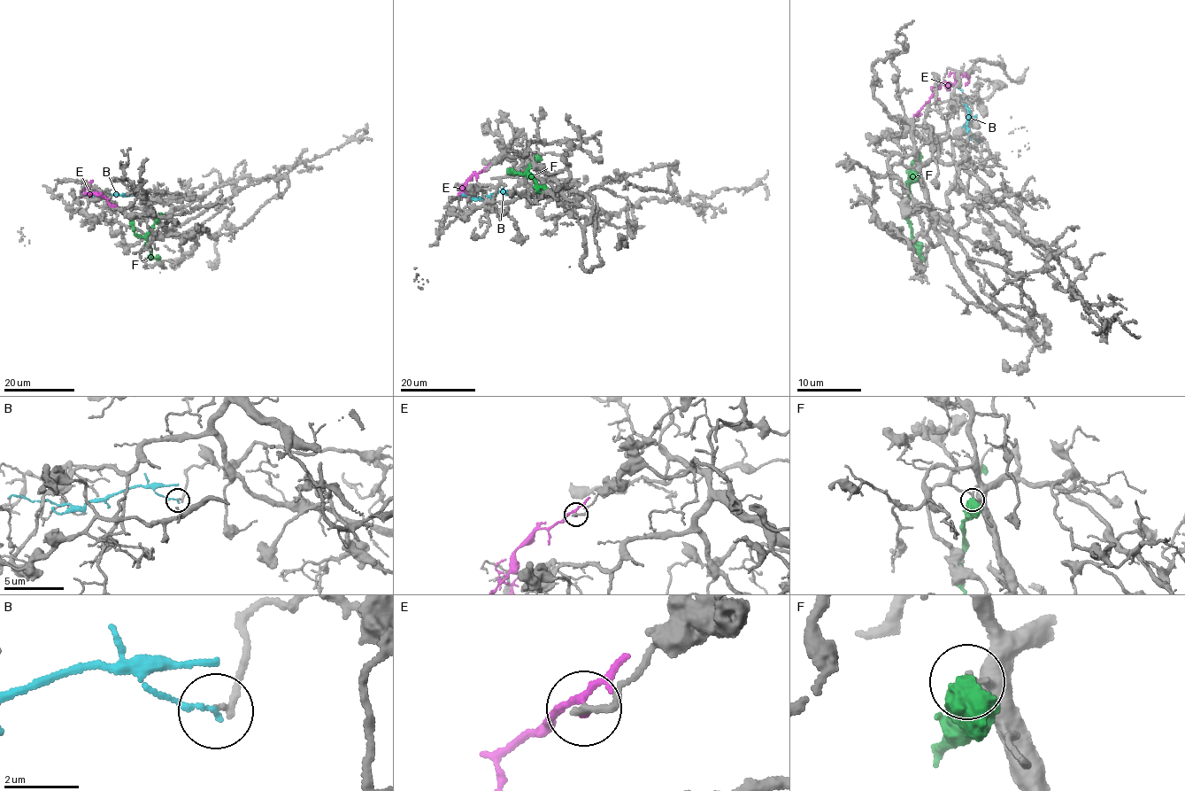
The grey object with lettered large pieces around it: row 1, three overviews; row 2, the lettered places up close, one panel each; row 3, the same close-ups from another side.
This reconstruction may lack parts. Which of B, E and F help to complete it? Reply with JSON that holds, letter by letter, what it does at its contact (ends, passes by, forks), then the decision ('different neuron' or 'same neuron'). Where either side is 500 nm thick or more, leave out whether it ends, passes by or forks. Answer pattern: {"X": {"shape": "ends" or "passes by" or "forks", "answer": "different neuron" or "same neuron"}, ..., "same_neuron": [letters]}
{"B": {"shape": "ends", "answer": "different neuron"}, "E": {"shape": "forks", "answer": "different neuron"}, "F": {"answer": "different neuron"}, "same_neuron": []}

